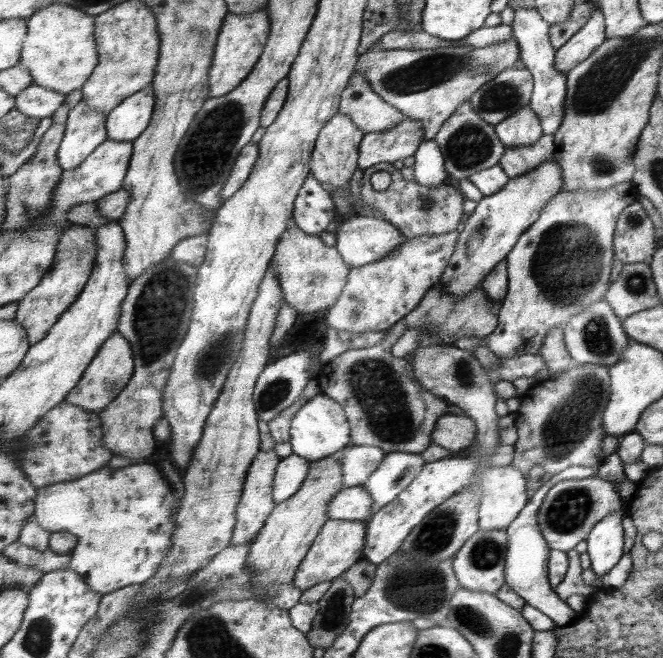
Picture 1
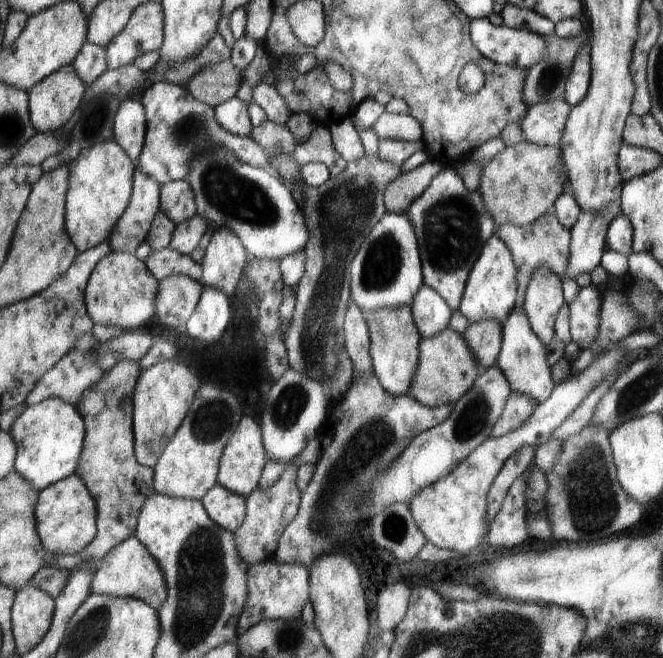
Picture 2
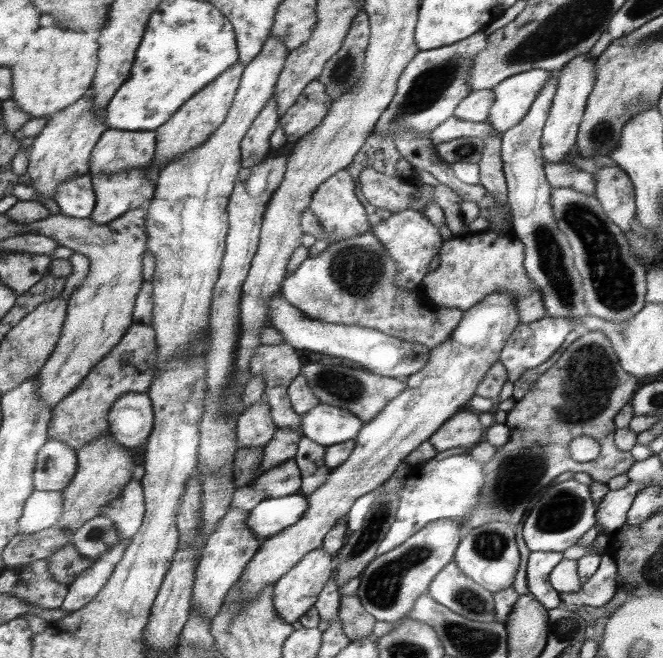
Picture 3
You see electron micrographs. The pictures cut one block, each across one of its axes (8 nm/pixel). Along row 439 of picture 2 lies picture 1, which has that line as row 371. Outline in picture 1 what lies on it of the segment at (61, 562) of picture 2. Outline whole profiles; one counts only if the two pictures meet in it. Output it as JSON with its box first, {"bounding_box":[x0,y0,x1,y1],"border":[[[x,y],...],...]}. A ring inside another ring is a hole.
{"bounding_box":[66,331,135,413],"border":[[[119,331],[115,332],[111,338],[107,338],[99,354],[90,362],[89,368],[82,376],[79,384],[67,394],[66,400],[87,411],[96,413],[102,412],[106,406],[114,401],[119,393],[126,388],[127,383],[134,376],[135,357],[131,343]]]}

